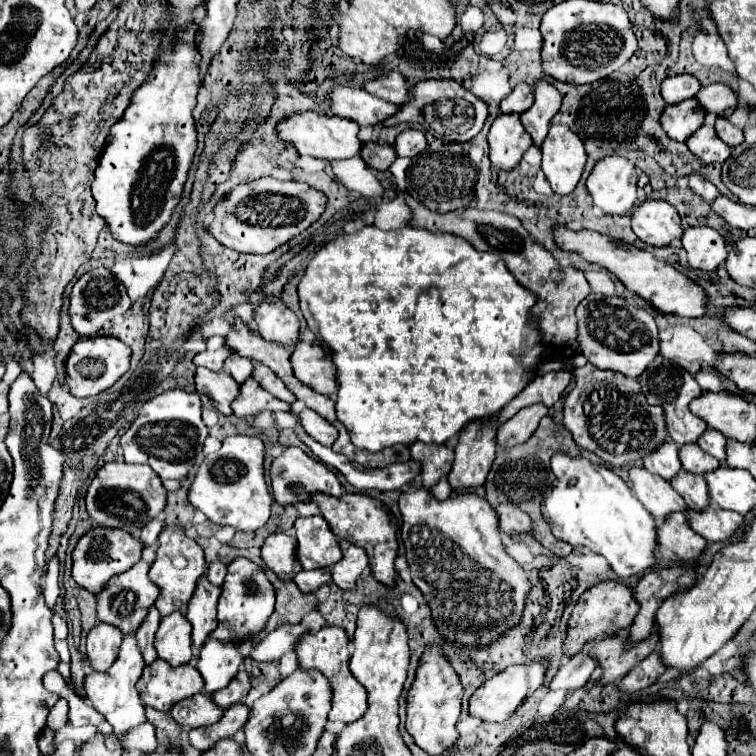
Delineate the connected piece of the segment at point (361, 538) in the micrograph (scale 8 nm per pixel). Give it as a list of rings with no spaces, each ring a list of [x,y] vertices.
[[[315,494],[311,496],[313,502],[317,502],[317,506],[323,512],[323,518],[329,522],[333,534],[339,540],[347,540],[355,546],[361,546],[367,556],[369,556],[369,566],[373,576],[385,584],[387,588],[395,586],[395,558],[397,558],[397,522],[393,518],[393,514],[389,512],[389,508],[385,504],[381,504],[375,498],[369,496],[361,496],[361,494],[343,494],[341,498],[331,498],[325,494]]]

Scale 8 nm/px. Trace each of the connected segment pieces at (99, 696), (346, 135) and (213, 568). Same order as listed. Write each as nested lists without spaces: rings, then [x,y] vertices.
[[[131,634],[131,638],[127,638],[127,636],[123,638],[123,646],[121,646],[119,658],[115,660],[115,664],[107,672],[103,672],[103,674],[87,674],[83,678],[83,690],[85,690],[85,694],[89,698],[89,702],[113,726],[113,732],[115,732],[117,738],[123,738],[131,728],[147,722],[145,706],[143,706],[143,702],[139,698],[139,692],[135,690],[135,684],[141,678],[143,668],[145,668],[143,656],[139,654],[135,636]]]
[[[301,112],[285,122],[279,124],[279,136],[287,142],[291,142],[299,154],[313,156],[313,158],[323,158],[323,160],[347,160],[353,158],[361,152],[363,142],[357,136],[359,126],[347,118],[339,116],[319,116],[315,112]]]
[[[213,562],[213,564],[209,564],[207,578],[209,578],[211,584],[221,586],[221,584],[223,584],[223,578],[225,578],[225,572],[227,572],[227,566],[225,566],[225,564],[221,564],[221,562]]]

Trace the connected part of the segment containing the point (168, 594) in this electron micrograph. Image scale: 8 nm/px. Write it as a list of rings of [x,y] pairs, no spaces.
[[[179,524],[163,528],[163,534],[159,534],[159,548],[157,548],[157,558],[149,570],[149,578],[161,588],[161,594],[155,602],[155,608],[159,610],[161,618],[177,612],[183,604],[191,600],[191,594],[195,590],[195,582],[205,574],[205,558],[203,558],[203,548],[191,540],[185,534],[185,528]]]

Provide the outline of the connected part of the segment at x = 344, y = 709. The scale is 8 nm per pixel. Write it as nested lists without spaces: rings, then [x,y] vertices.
[[[323,626],[319,632],[303,634],[295,644],[297,662],[303,670],[319,670],[333,690],[329,720],[341,720],[345,724],[359,720],[367,710],[367,690],[353,678],[349,672],[349,650],[347,650],[347,634],[337,626]]]

